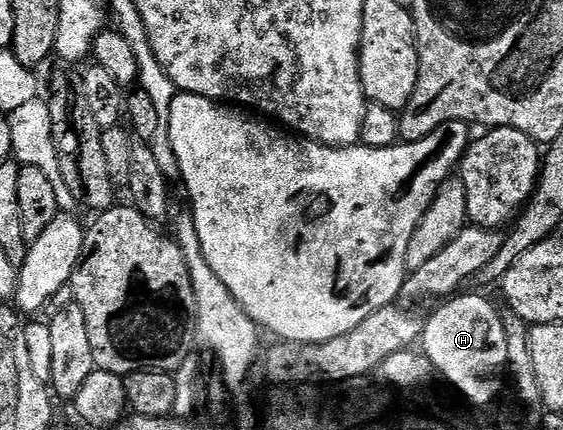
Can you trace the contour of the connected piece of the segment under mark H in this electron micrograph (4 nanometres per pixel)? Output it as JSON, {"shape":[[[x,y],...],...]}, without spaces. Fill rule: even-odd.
{"shape":[[[456,294],[439,305],[443,307],[437,308],[431,316],[429,314],[426,316],[423,324],[421,350],[429,357],[429,361],[433,361],[433,365],[439,370],[444,380],[462,398],[464,395],[469,402],[476,403],[479,407],[487,407],[491,402],[494,404],[500,398],[501,379],[499,383],[499,374],[504,374],[507,366],[507,338],[503,328],[503,315],[495,312],[495,307],[489,300],[482,299],[479,295],[467,294]]]}

